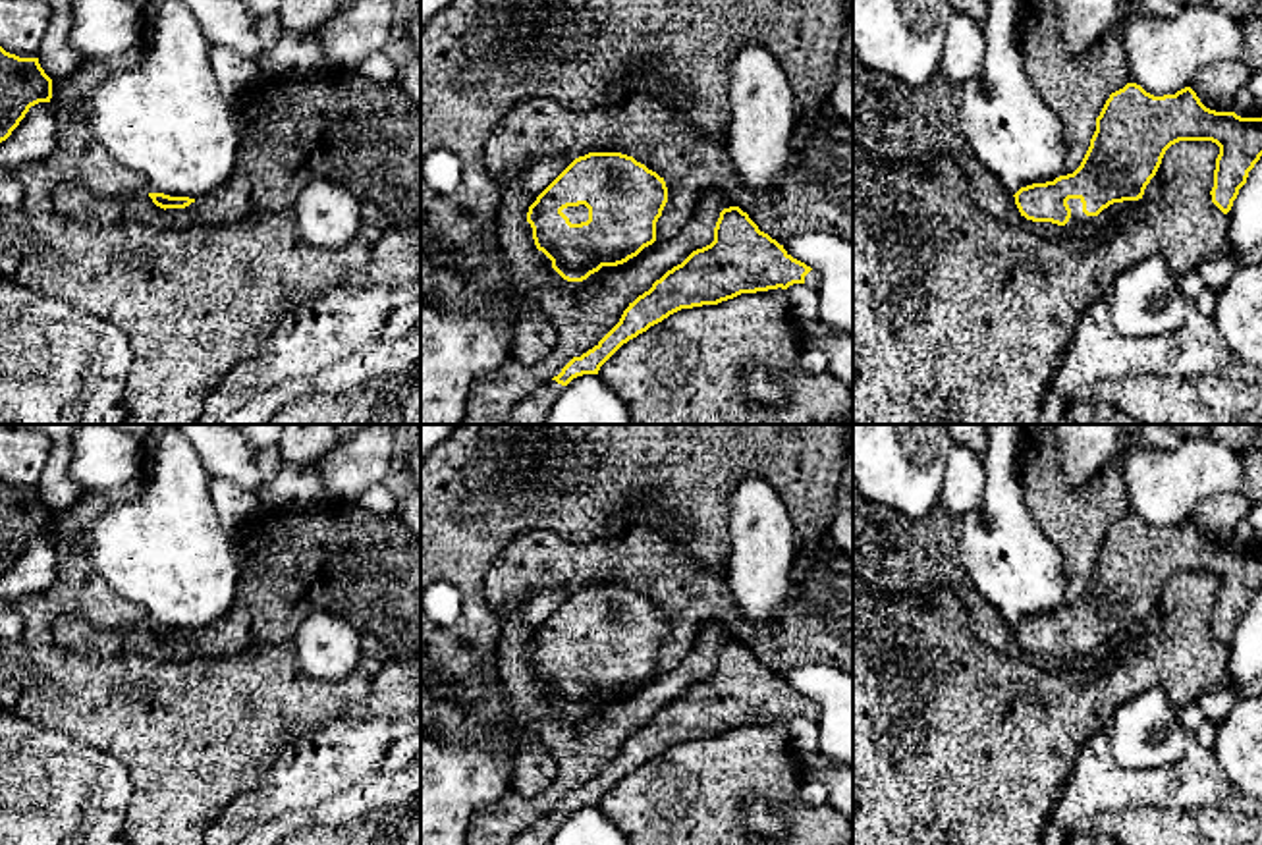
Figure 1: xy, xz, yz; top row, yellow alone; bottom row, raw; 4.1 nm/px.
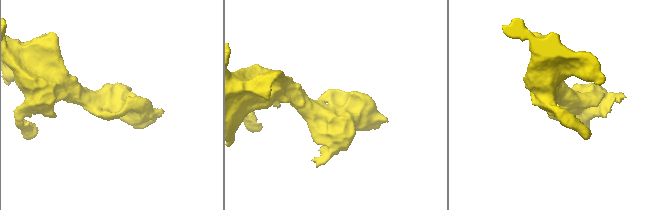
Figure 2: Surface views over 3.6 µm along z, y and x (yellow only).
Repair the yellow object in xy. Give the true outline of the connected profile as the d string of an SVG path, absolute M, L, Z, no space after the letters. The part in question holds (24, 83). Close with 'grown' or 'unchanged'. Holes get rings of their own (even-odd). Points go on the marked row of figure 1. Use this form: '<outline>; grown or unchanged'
M0 46L0 143L12 135L31 106L50 98L52 79L39 58L19 58Z; unchanged

